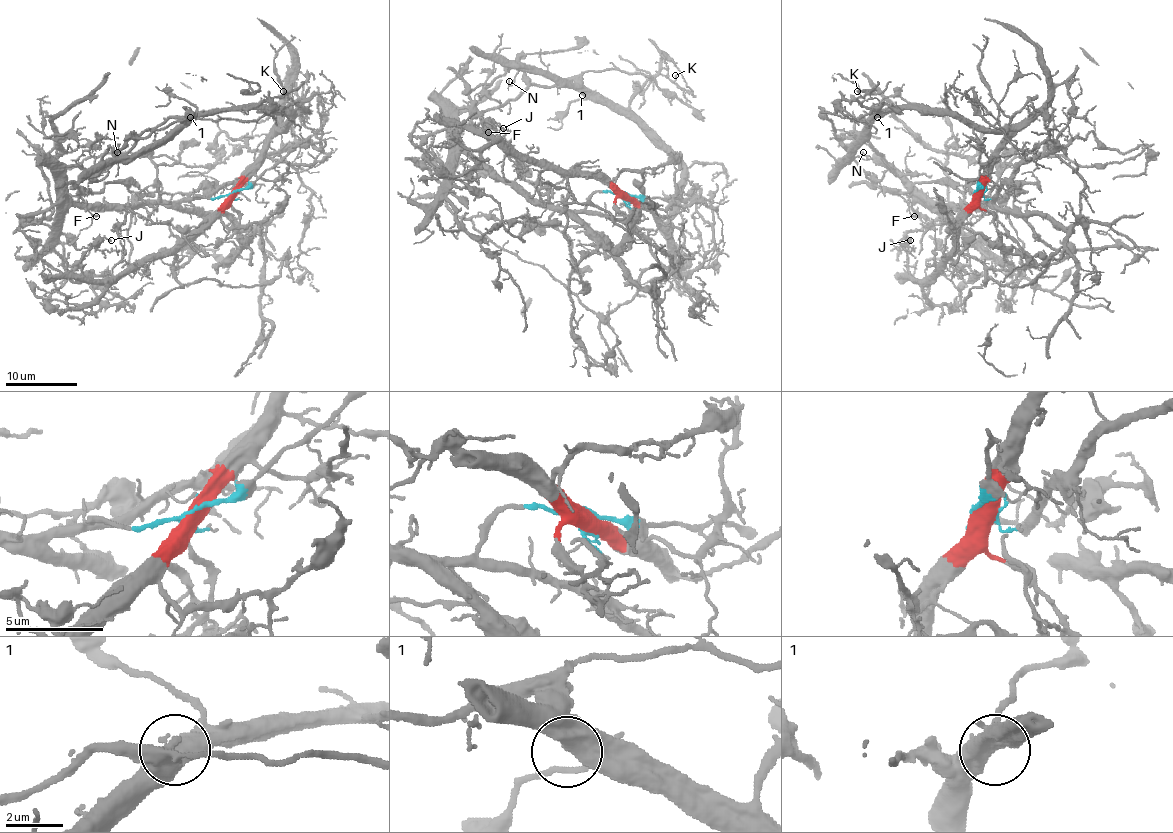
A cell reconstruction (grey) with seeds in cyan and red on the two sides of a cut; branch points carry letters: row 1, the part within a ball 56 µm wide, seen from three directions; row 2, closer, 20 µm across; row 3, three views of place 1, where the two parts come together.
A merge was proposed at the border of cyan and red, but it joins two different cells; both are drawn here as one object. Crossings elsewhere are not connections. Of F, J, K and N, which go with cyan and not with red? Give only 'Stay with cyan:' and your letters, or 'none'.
Stay with cyan: F

